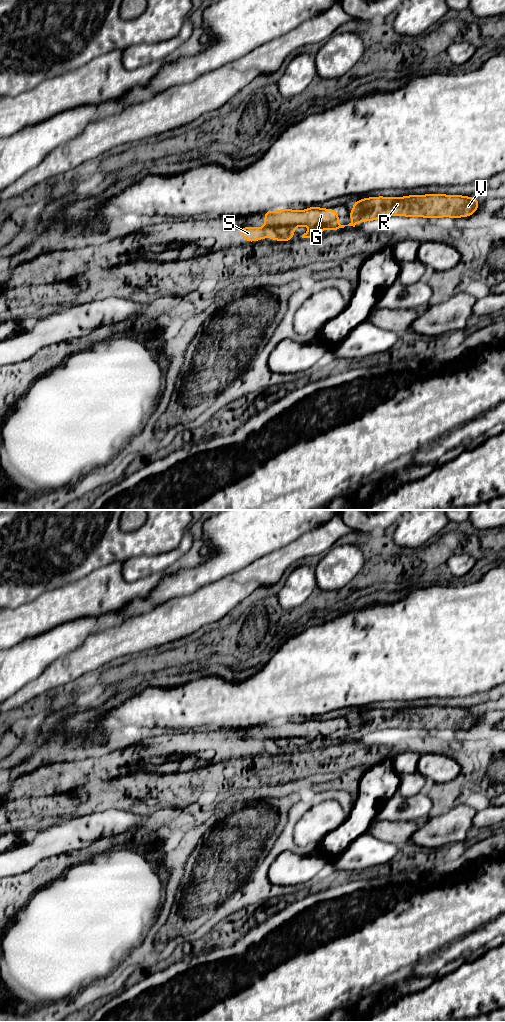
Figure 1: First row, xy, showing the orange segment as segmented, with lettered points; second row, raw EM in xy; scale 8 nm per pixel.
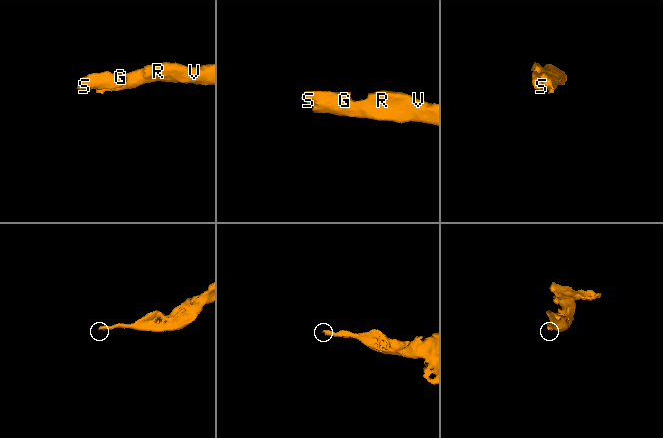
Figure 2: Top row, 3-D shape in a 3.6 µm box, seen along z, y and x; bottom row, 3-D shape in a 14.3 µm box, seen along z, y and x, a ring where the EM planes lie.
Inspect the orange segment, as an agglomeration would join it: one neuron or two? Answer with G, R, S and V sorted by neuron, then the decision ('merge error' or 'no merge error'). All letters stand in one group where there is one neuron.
groups G R S V; no merge error

